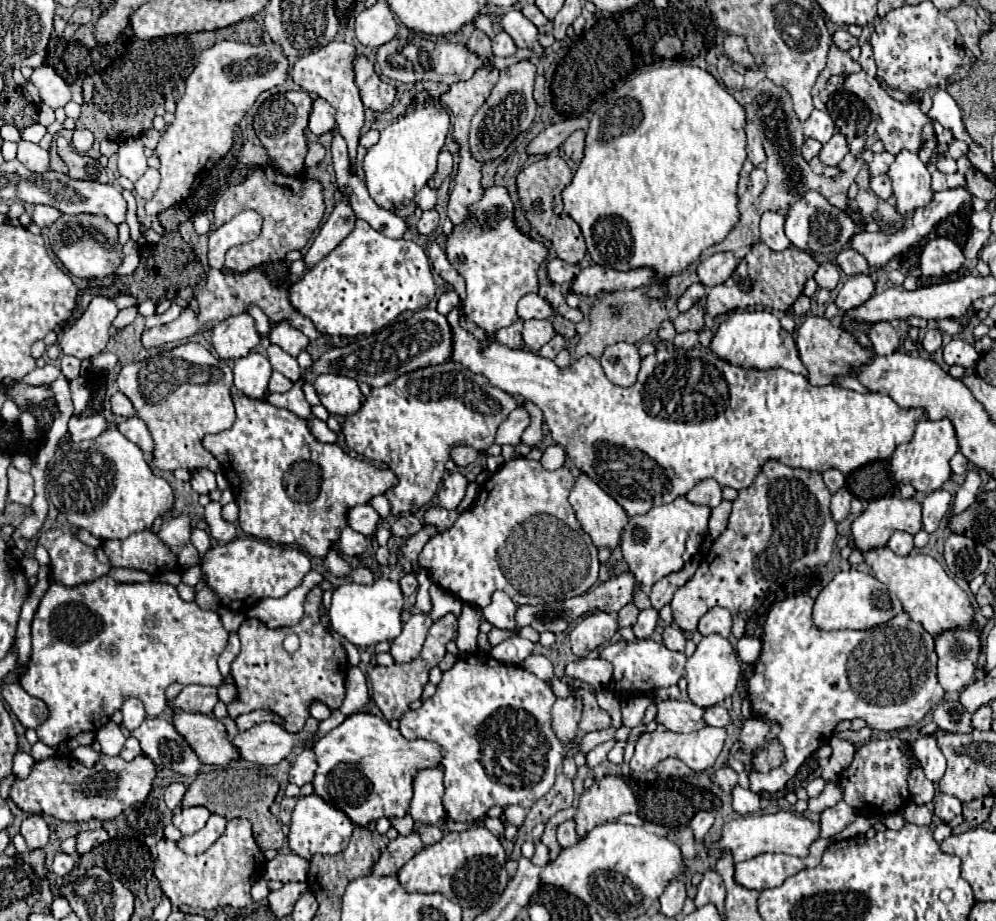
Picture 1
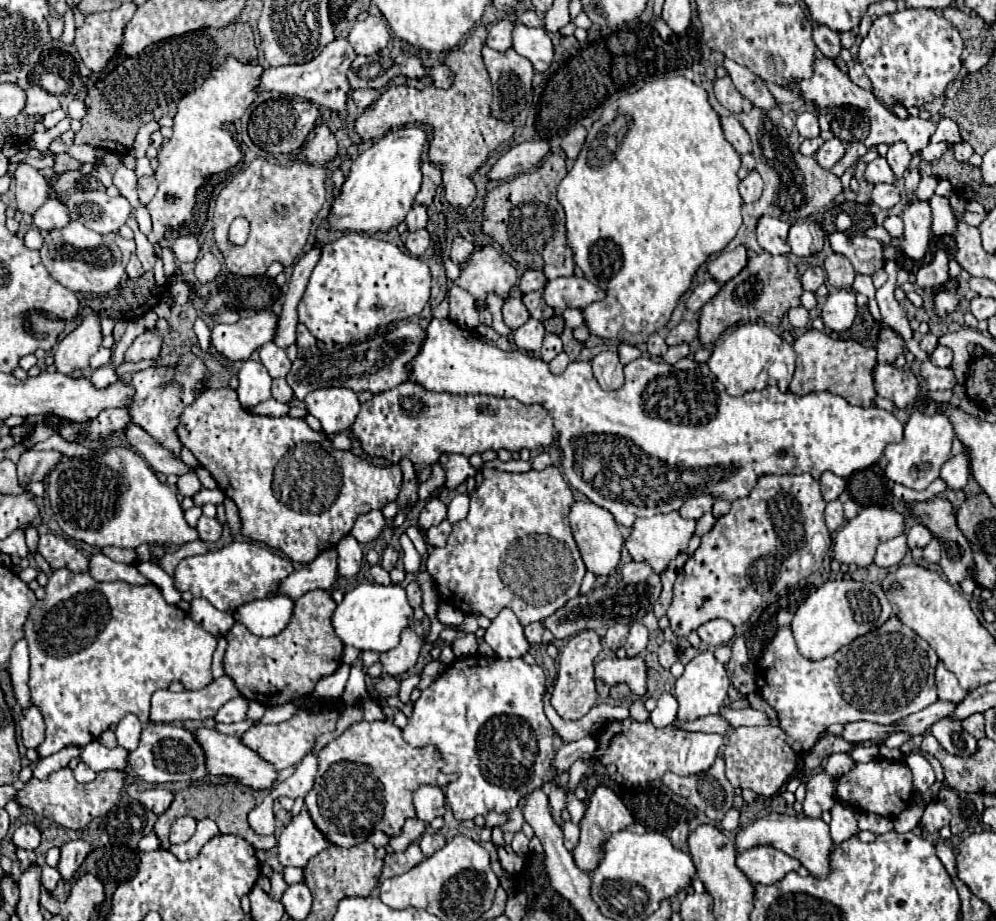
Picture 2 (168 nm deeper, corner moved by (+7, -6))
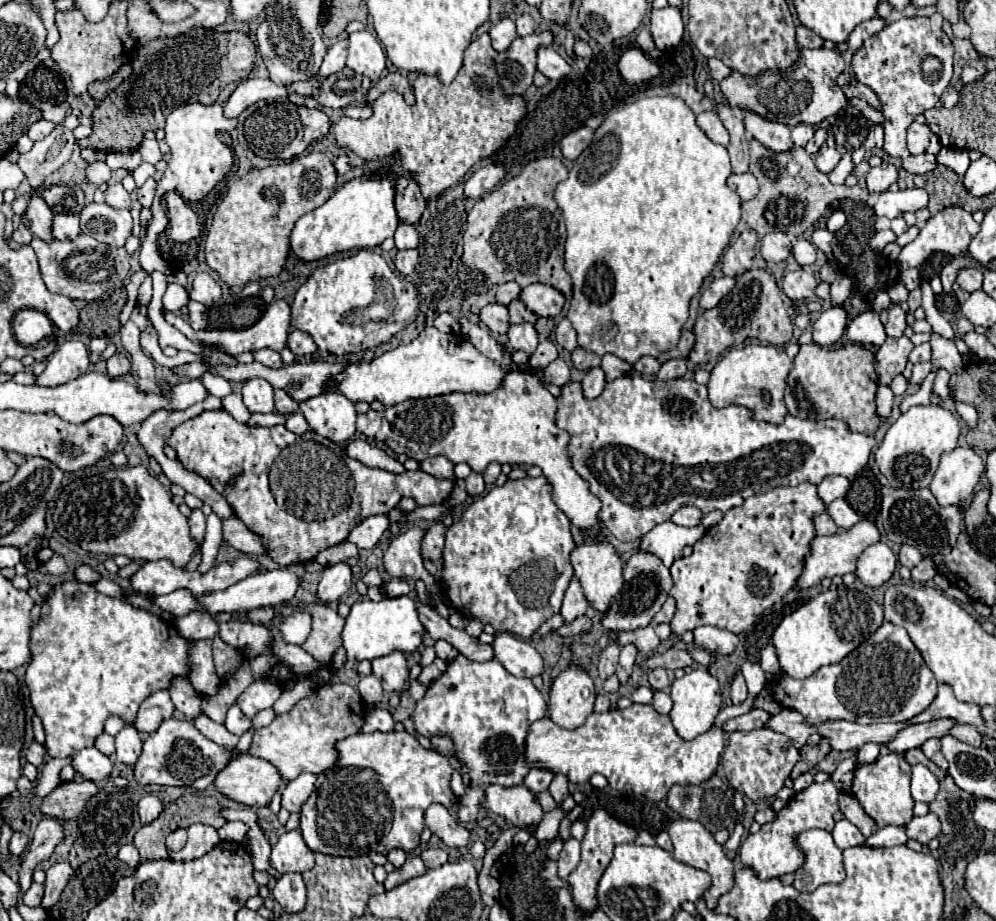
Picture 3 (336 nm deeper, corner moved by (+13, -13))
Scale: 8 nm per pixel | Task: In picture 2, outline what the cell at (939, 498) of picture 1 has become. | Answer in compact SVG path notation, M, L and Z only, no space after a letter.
M915 524L915 526L907 532L907 540L909 540L909 546L911 546L911 548L915 548L915 546L925 548L931 538L933 538L931 530L929 530L927 526L923 526L923 524Z

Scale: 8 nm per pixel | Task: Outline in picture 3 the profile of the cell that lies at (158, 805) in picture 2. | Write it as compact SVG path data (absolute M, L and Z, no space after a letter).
M147 795L147 797L143 797L139 801L139 817L141 817L141 823L155 821L161 811L163 811L163 805L161 805L161 801L155 795Z

